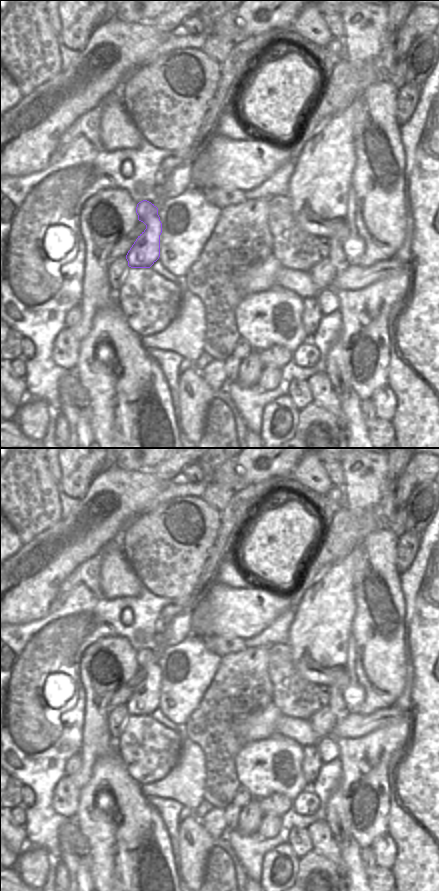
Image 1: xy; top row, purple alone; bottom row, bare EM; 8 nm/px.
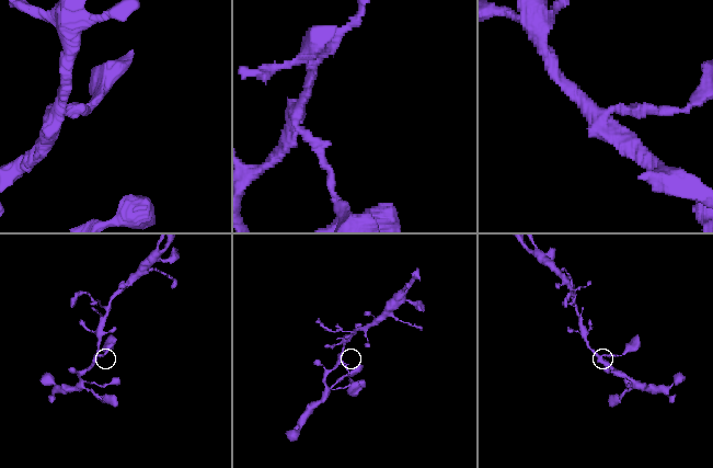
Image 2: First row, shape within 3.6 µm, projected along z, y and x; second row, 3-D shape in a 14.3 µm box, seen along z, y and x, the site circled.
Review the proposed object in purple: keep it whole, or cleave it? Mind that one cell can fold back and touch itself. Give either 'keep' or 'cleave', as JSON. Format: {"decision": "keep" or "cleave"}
{"decision": "keep"}

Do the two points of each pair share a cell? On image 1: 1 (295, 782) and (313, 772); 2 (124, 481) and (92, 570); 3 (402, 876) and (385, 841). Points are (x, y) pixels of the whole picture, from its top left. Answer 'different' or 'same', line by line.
1: different
2: different
3: different

